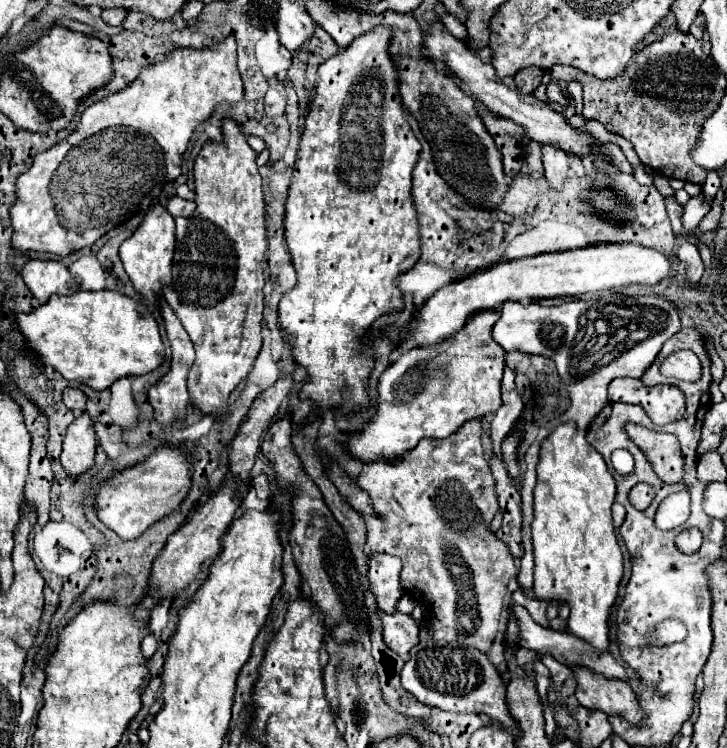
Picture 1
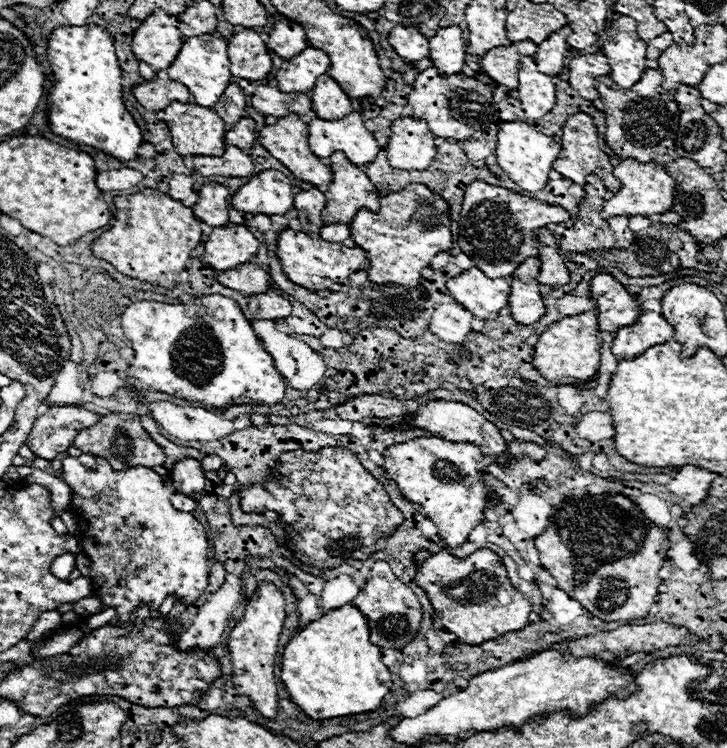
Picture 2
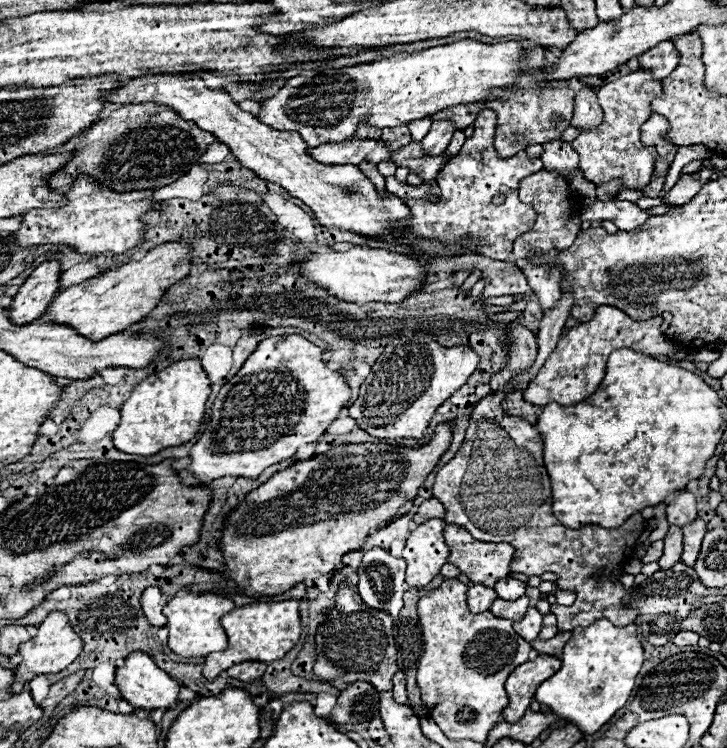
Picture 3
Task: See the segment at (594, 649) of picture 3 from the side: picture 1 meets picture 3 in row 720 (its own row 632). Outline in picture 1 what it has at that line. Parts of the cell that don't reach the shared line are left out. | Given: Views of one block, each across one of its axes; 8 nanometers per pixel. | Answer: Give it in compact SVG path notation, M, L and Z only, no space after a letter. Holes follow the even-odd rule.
M562 422L550 436L546 436L540 444L540 462L538 462L538 482L534 488L534 520L532 520L532 546L534 546L534 594L538 600L544 602L566 602L570 606L570 618L568 618L568 632L582 638L584 642L592 644L598 652L606 652L608 650L608 614L610 608L618 596L618 584L622 580L622 552L614 534L614 526L612 526L612 514L610 508L614 504L614 496L616 496L616 484L612 474L608 472L608 466L604 462L604 458L586 442L586 434L580 432L576 428L574 422Z

